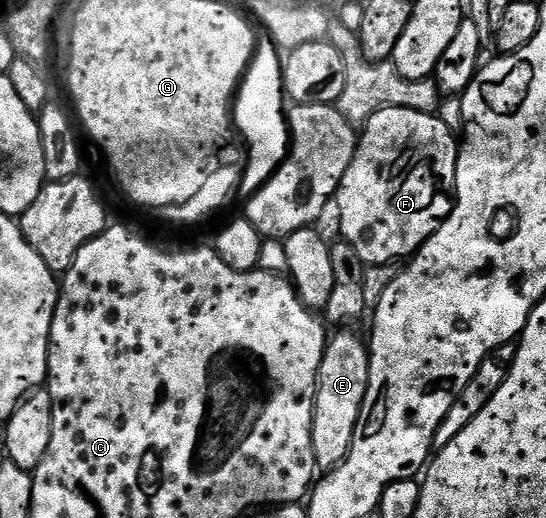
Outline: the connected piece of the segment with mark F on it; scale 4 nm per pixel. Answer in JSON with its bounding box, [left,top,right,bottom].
[334,106,460,268]

